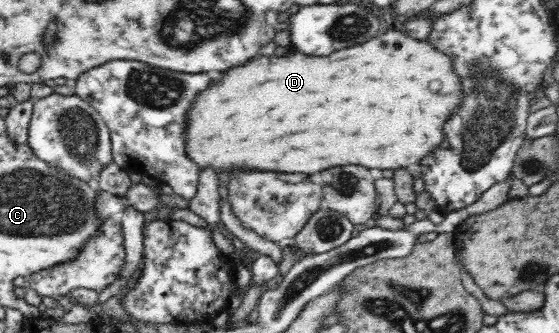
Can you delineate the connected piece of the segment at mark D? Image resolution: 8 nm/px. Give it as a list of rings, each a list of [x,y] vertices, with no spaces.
[[[393,26],[385,33],[380,33],[366,43],[360,43],[356,47],[348,47],[342,51],[334,51],[328,57],[310,57],[304,53],[292,53],[286,57],[254,57],[246,65],[228,69],[222,79],[214,81],[206,91],[202,91],[196,101],[192,103],[192,109],[187,111],[185,119],[185,154],[200,165],[198,169],[214,169],[218,173],[222,171],[234,171],[234,169],[254,169],[254,171],[278,171],[278,173],[318,173],[330,167],[340,165],[364,165],[368,169],[398,169],[408,167],[412,163],[418,163],[422,157],[426,157],[442,139],[442,125],[452,115],[454,107],[460,103],[462,91],[460,81],[456,79],[456,73],[452,71],[452,63],[448,57],[444,57],[440,51],[430,47],[427,41],[412,39],[402,30]]]

